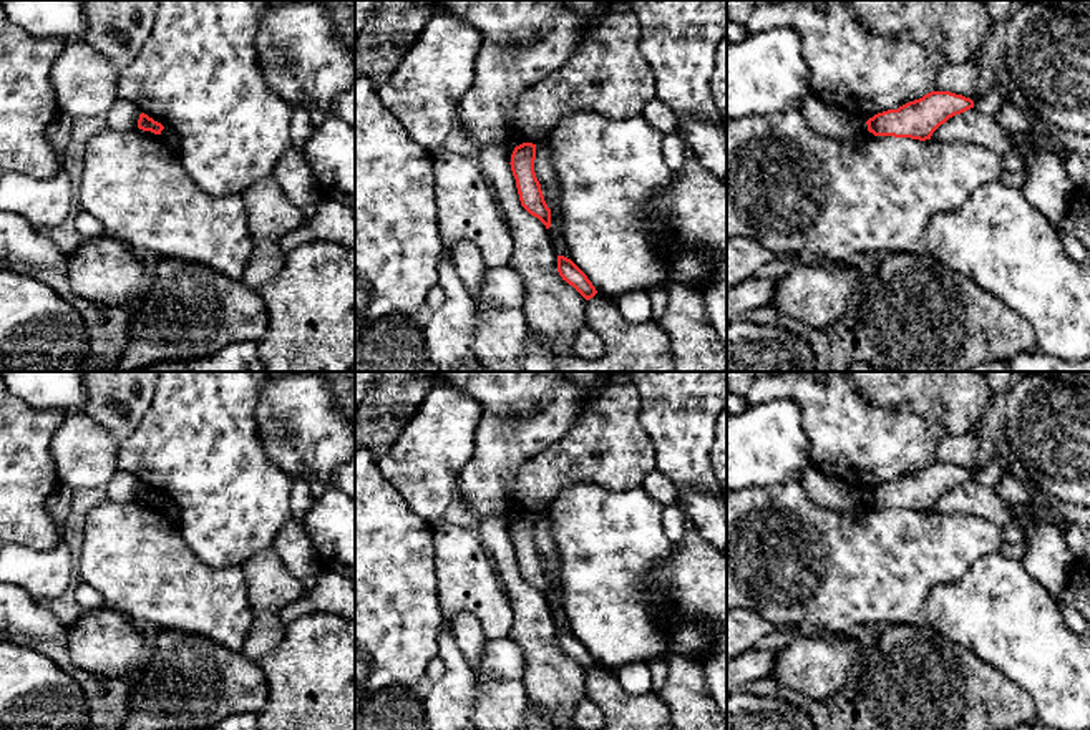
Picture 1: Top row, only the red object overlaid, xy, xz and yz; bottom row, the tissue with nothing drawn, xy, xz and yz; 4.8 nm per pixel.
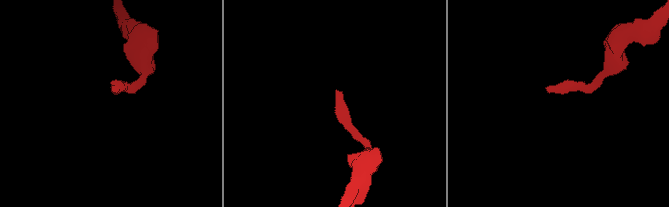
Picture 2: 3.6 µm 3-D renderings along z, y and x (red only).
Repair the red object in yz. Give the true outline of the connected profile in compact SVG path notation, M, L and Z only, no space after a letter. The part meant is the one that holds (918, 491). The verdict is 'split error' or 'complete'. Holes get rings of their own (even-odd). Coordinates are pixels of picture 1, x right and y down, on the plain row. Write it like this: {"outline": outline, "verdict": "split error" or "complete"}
{"outline": "M931 463L898 481L888 481L866 493L874 508L926 513L949 489L974 479L974 473L951 463Z", "verdict": "complete"}

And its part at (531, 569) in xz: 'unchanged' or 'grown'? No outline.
unchanged

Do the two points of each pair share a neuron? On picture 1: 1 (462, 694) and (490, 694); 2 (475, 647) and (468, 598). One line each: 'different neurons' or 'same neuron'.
1: different neurons
2: different neurons

